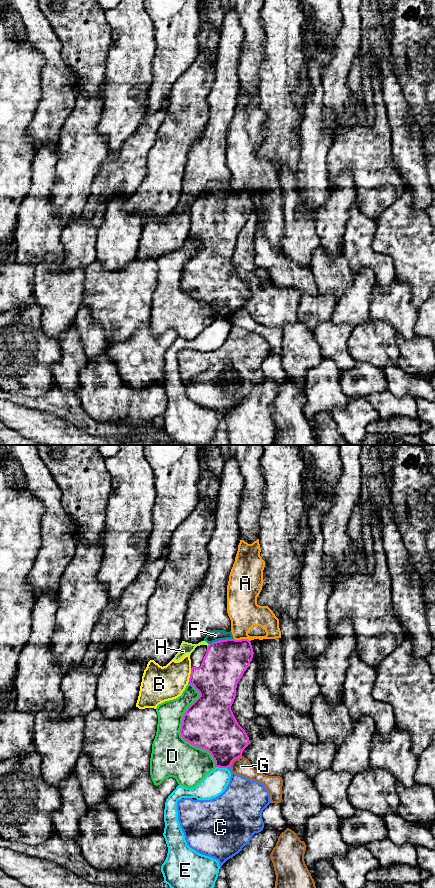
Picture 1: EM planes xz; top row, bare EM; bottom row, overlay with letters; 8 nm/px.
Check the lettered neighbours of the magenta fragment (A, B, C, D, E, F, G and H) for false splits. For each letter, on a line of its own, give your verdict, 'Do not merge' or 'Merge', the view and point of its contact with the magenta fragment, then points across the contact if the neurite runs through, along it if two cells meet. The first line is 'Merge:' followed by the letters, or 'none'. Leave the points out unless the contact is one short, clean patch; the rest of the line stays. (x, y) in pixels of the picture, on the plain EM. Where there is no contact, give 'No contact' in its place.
Merge: F
A: Do not merge. Touches magenta at xz (242, 191). Boundary: xz (234, 190), (250, 192)
B: Do not merge. Touches magenta at xz (190, 227)
C: Do not merge. Touches magenta at xz (228, 318)
D: Do not merge. Touches magenta at xz (180, 281)
E: Do not merge. Touches magenta at xz (221, 319). Boundary: xz (216, 318), (226, 320)
F: Merge. Touches magenta at xz (221, 192). Path across: xz (225, 213), (221, 192), (215, 187)
G: Do not merge. Touches magenta at xz (235, 310). Boundary: xz (241, 307), (230, 317)
H: Do not merge. Touches magenta at xz (208, 197)

